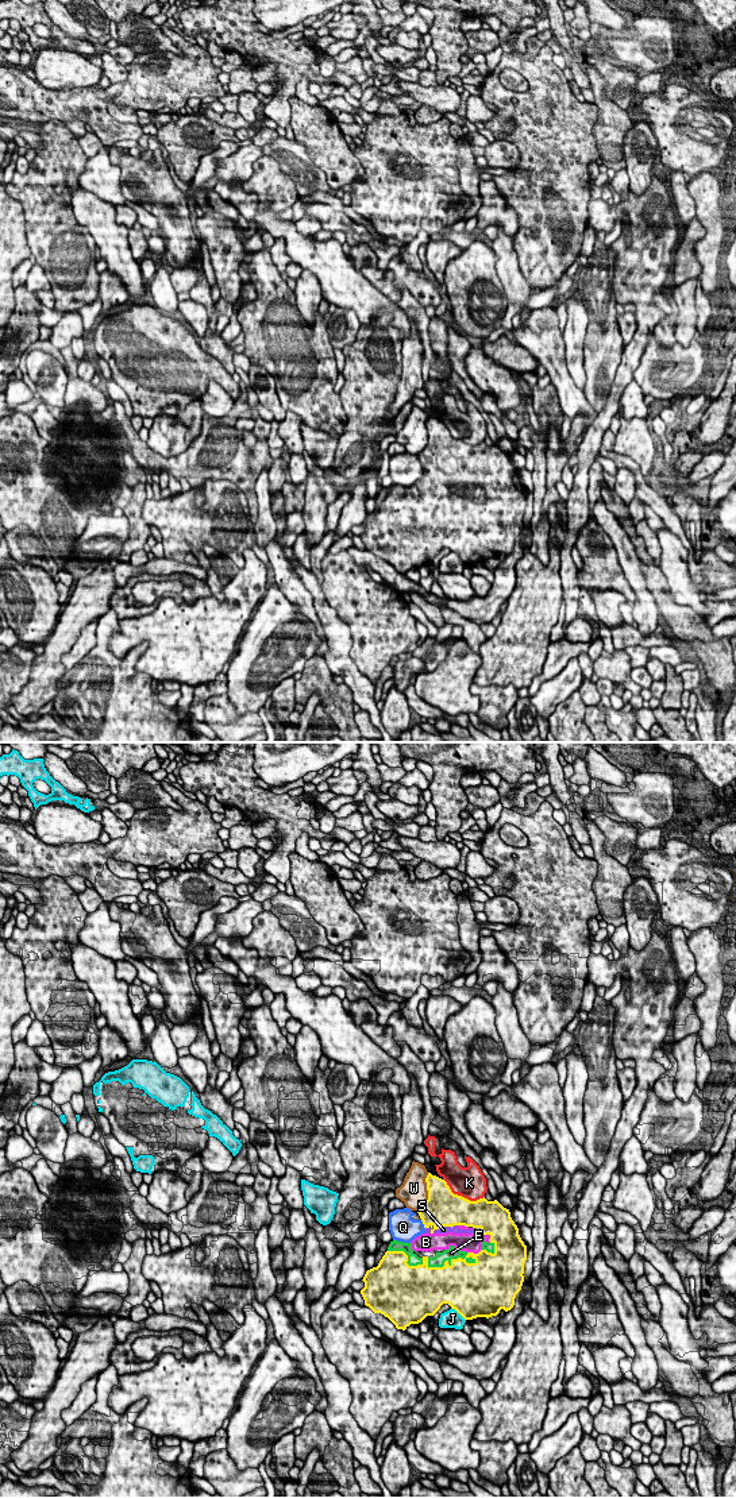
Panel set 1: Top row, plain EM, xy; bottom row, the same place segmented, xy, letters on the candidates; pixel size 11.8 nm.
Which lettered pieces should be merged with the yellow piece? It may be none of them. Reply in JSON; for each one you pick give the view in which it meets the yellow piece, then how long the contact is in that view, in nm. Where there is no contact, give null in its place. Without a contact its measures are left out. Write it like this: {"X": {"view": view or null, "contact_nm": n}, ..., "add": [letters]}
{"B": {"view": "xy", "contact_nm": 170}, "E": {"view": "xy", "contact_nm": 600}, "S": {"view": "xy", "contact_nm": 380}, "add": ["B", "E", "S"]}

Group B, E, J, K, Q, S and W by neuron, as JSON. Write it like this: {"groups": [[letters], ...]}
{"groups": [["B", "E", "S"], ["J"], ["K"], ["Q"], ["W"]]}

